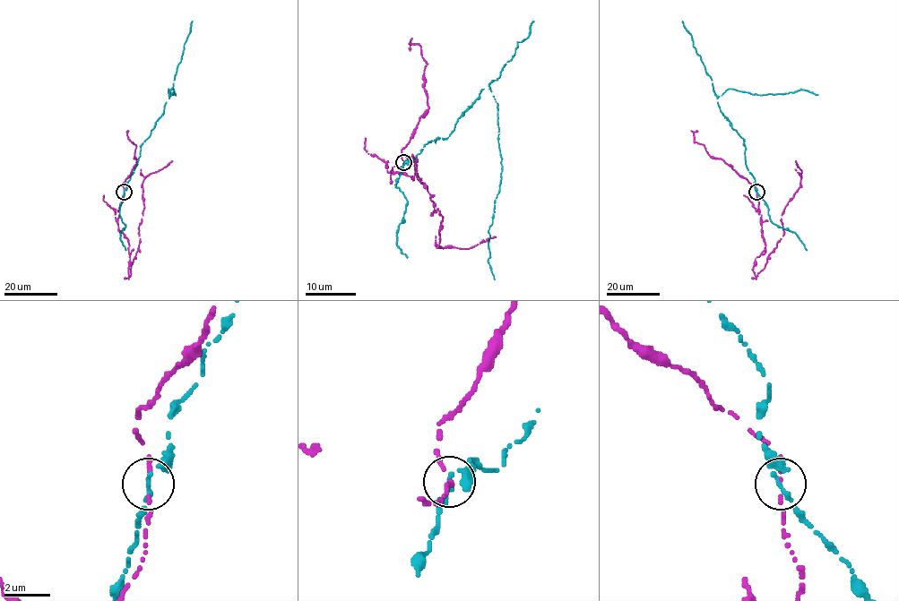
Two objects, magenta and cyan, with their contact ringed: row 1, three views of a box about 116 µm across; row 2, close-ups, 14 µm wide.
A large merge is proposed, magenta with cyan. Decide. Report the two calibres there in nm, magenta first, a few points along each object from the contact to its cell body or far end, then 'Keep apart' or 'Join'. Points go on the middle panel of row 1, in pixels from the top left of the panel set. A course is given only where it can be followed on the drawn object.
Thickness 180 nm (magenta) against 180 nm. Course of magenta: (404, 162), (393, 172), (414, 180), (411, 154), (432, 213), (442, 215), (438, 245), (471, 248), (496, 236). Course of cyan: (404, 162), (428, 141), (447, 138), (488, 89), (497, 104), (502, 172), (488, 230), (494, 279). Keep apart

